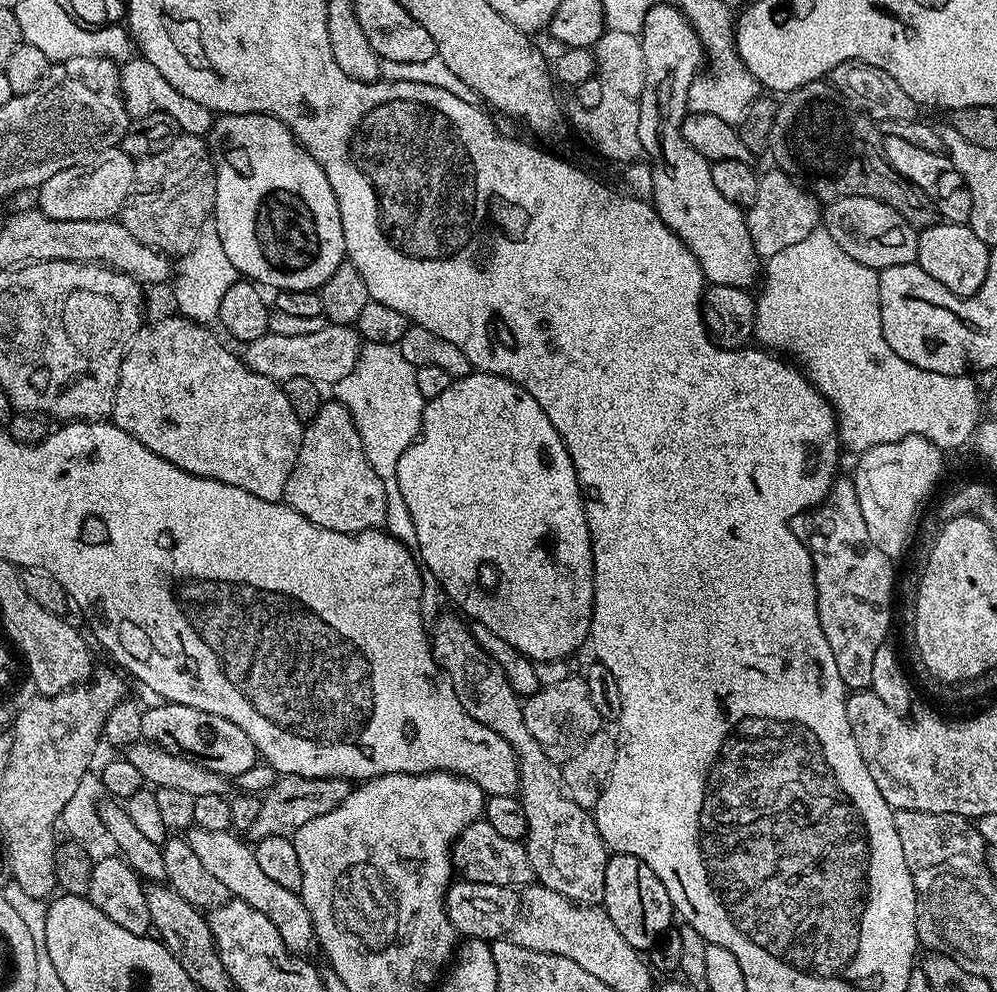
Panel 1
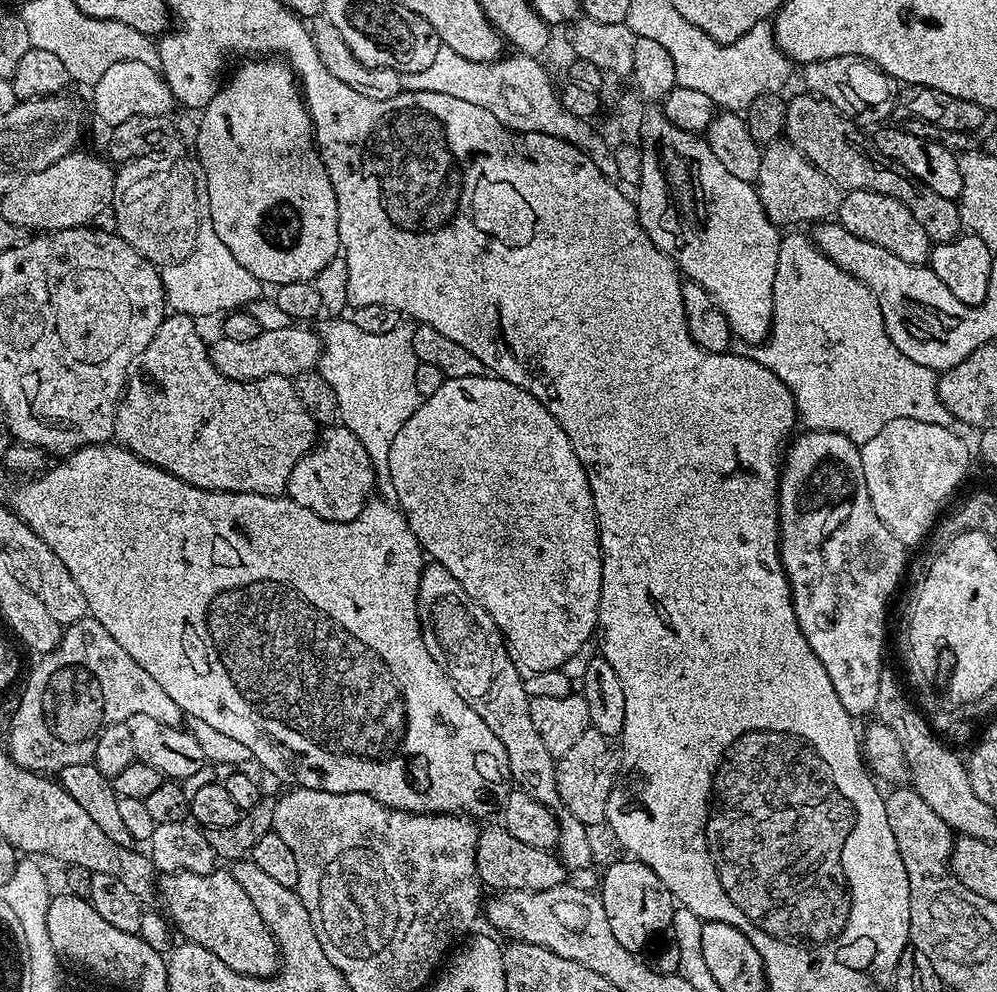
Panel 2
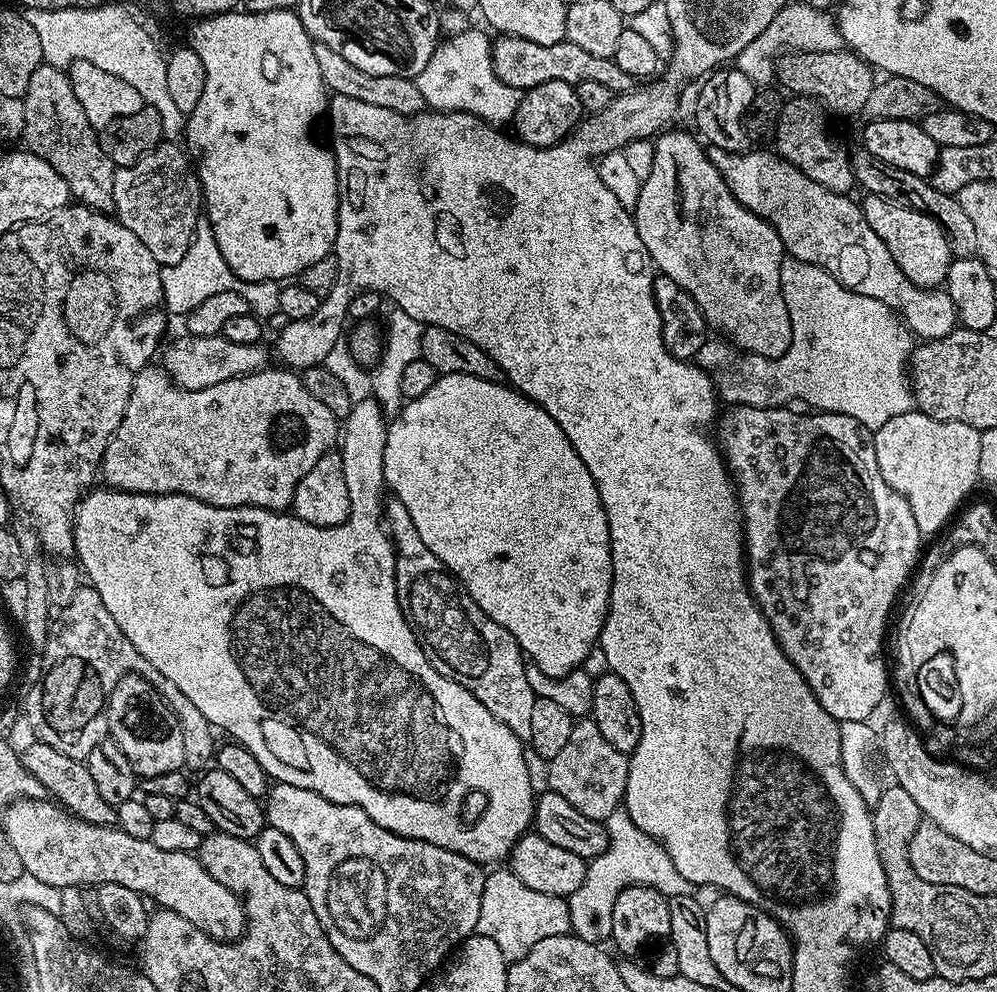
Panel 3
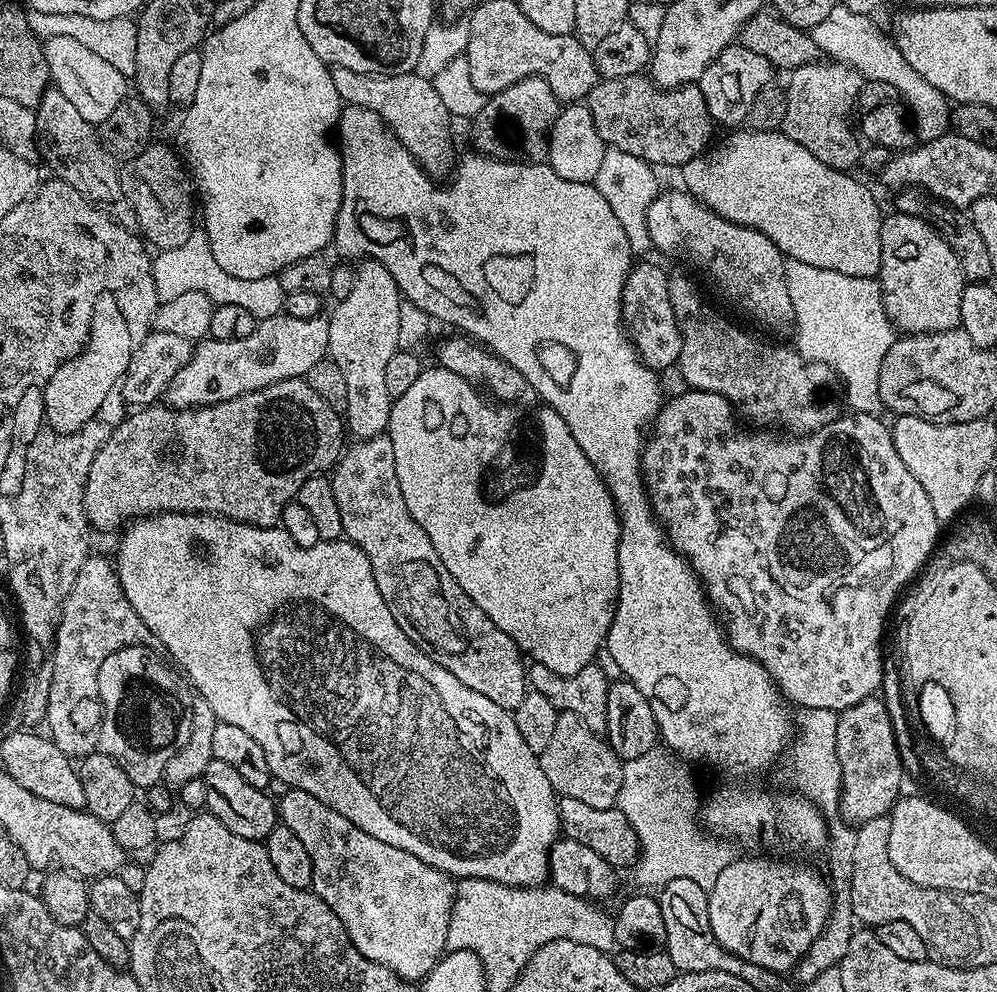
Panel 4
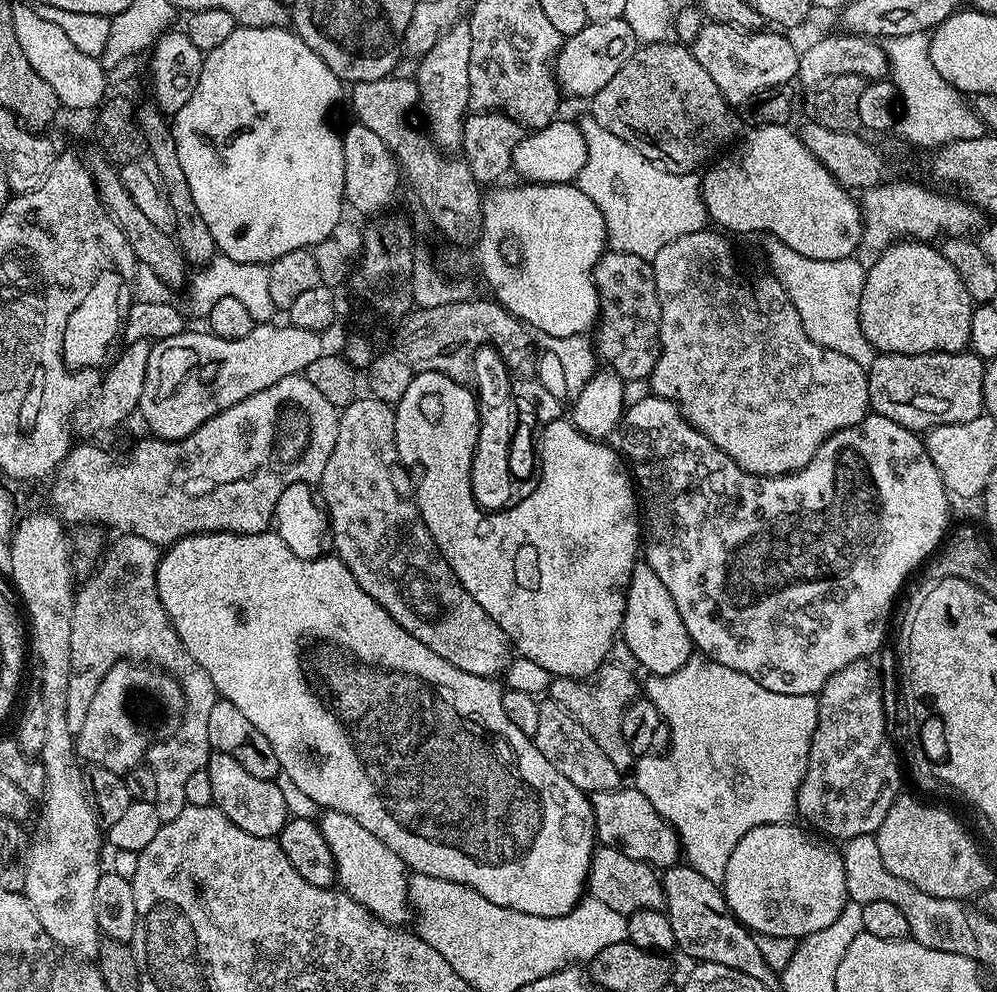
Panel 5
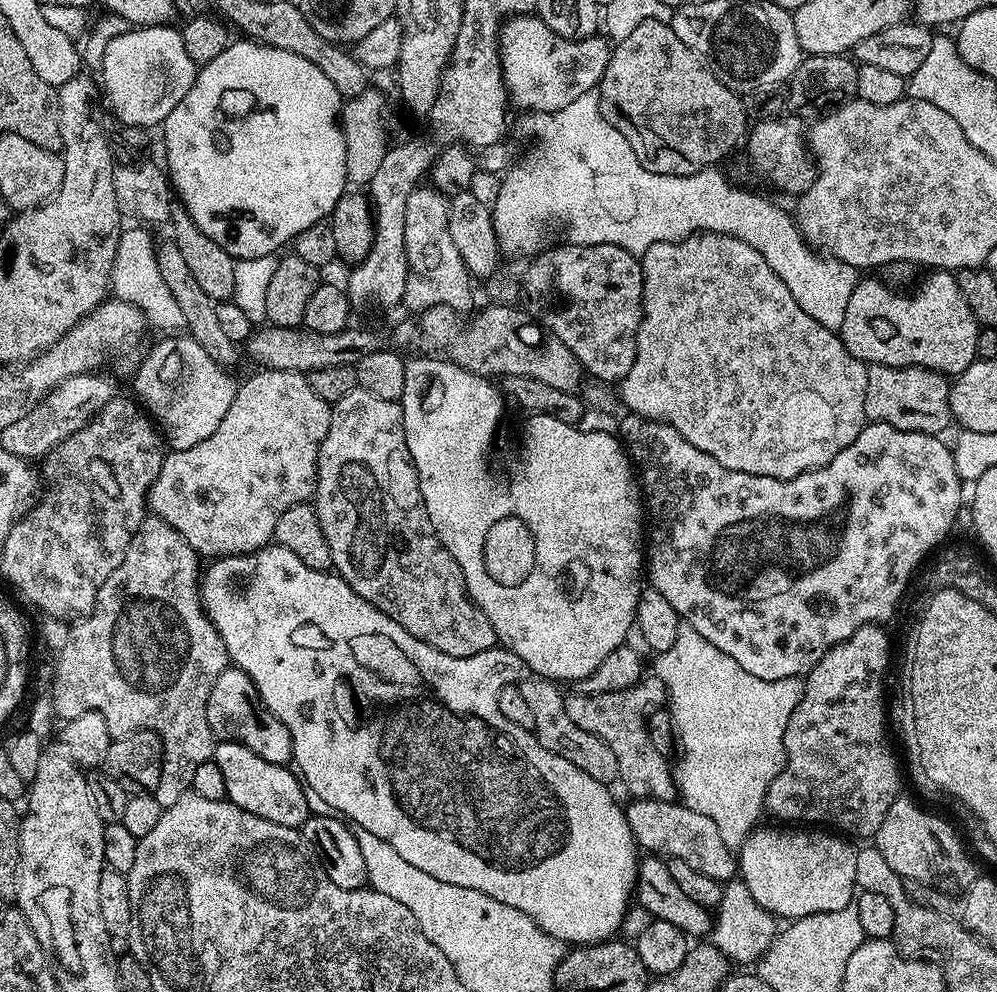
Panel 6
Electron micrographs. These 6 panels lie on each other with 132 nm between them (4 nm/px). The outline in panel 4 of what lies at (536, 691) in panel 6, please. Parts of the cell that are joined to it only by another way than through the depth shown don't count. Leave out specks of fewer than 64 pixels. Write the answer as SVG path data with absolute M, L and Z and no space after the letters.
M560 712L554 722L554 735L546 750L539 752L542 774L550 781L557 797L574 798L586 802L586 806L610 808L615 805L618 790L622 790L624 761L614 754L607 739L601 733L590 730L582 718L573 712Z

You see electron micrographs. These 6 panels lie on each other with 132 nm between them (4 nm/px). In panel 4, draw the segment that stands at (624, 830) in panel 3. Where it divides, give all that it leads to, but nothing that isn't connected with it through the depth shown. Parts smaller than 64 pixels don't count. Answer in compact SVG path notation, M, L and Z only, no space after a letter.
M653 750L642 754L642 758L624 761L622 770L622 790L618 790L615 807L620 808L634 826L640 843L640 859L634 865L636 880L640 884L663 886L674 882L674 878L691 878L698 886L710 889L718 882L718 874L734 859L733 845L720 838L707 840L700 824L696 821L702 812L702 798L696 793L696 780L683 759L677 758L671 751Z

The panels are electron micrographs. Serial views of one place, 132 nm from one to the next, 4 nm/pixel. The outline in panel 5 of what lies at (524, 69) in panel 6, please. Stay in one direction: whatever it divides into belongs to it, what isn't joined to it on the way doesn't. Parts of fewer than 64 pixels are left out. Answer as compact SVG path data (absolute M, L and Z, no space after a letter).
M621 18L618 20L594 20L585 28L578 30L578 34L567 37L560 45L560 51L554 57L554 75L556 83L560 85L561 93L572 96L591 98L630 62L636 53L638 41L634 30Z

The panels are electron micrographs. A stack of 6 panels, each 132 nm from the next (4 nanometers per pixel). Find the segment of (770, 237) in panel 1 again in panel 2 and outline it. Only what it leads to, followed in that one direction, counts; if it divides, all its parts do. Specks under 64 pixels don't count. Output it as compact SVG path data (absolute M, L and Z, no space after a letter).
M787 138L771 140L769 144L763 145L758 178L754 183L770 222L778 226L812 226L817 222L831 221L839 213L840 204L844 201L842 189L834 182L830 182L826 174L818 171Z

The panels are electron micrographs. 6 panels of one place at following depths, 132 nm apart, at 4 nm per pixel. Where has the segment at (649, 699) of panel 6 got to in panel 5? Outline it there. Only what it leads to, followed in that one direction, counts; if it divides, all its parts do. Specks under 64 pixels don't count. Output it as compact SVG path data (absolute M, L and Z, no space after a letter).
M612 663L601 664L591 682L571 676L555 677L550 689L550 699L567 710L580 723L582 730L586 730L586 734L590 734L590 738L598 742L598 747L606 753L606 758L610 758L610 762L614 762L614 766L618 766L621 774L628 774L634 768L634 753L629 750L622 738L622 714L632 701L637 699L638 680L636 684L630 669Z

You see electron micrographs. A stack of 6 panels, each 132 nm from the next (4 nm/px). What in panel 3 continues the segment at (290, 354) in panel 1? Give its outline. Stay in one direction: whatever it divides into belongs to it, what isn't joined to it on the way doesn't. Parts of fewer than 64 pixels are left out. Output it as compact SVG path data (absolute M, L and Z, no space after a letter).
M184 334L168 349L165 347L162 367L172 377L173 384L185 388L187 392L206 390L210 386L218 386L218 382L226 382L230 378L248 376L252 372L269 367L268 352L263 343L250 346L238 346L238 342L230 342L223 334L219 336L193 336Z

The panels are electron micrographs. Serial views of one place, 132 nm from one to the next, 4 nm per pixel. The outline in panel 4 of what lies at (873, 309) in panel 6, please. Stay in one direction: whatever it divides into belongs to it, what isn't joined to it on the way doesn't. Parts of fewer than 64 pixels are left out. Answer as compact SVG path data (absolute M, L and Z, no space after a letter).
M893 211L880 225L880 293L893 329L904 334L941 332L960 327L962 290L966 283L958 254L923 216Z

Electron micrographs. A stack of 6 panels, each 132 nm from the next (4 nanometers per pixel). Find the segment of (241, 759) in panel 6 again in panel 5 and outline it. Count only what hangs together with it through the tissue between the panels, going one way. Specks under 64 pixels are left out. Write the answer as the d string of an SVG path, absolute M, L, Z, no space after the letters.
M213 751L208 757L208 773L210 774L210 786L214 790L213 805L238 826L238 830L246 830L246 834L254 834L258 838L279 837L285 824L290 819L288 813L288 800L284 792L279 788L276 780L263 780L254 778L237 762L230 758L230 754Z

